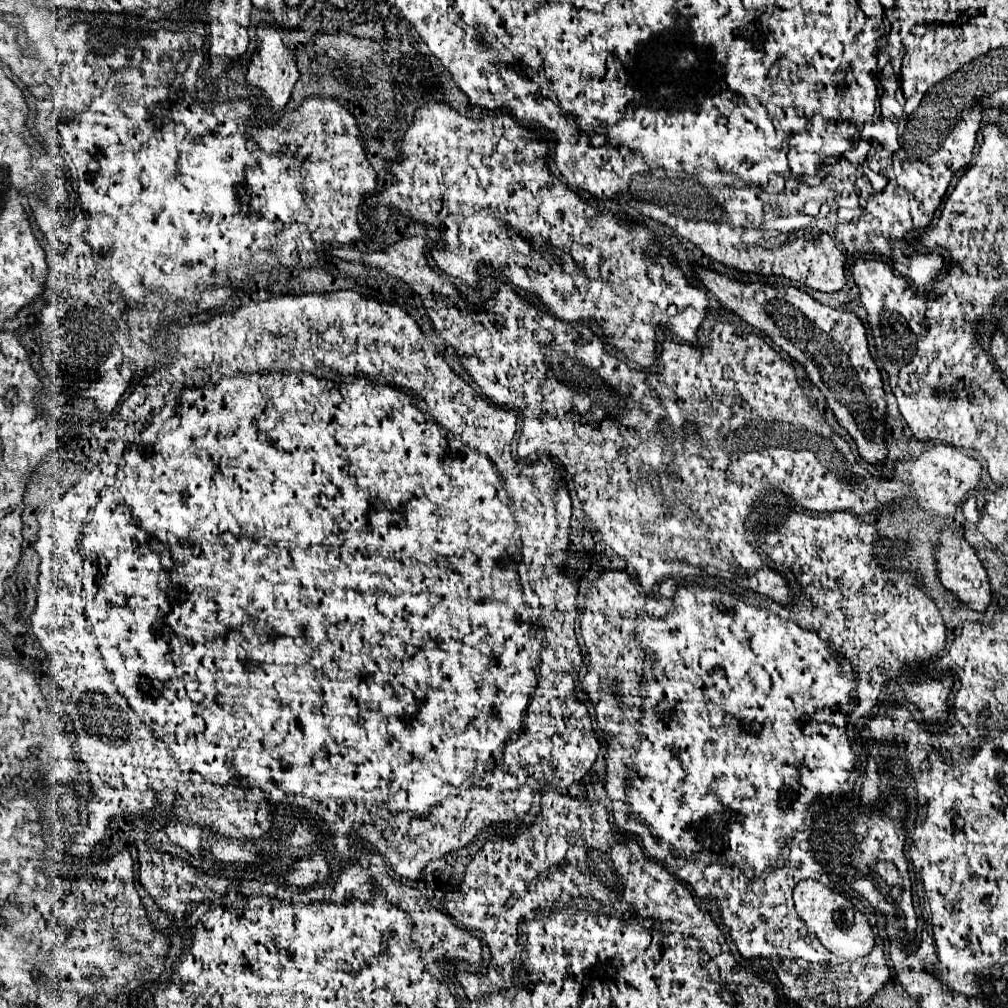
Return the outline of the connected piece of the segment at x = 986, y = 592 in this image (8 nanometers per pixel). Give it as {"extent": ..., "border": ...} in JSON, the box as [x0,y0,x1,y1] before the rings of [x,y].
{"extent":[935,527,991,611],"border":[[[951,527],[943,529],[943,533],[939,535],[939,543],[941,543],[941,547],[935,551],[935,559],[937,559],[939,579],[945,585],[945,589],[953,591],[971,609],[985,611],[987,605],[991,603],[991,587],[989,587],[987,573],[985,573],[979,557],[975,555],[975,551],[969,547],[965,537],[957,529],[951,529]]]}

